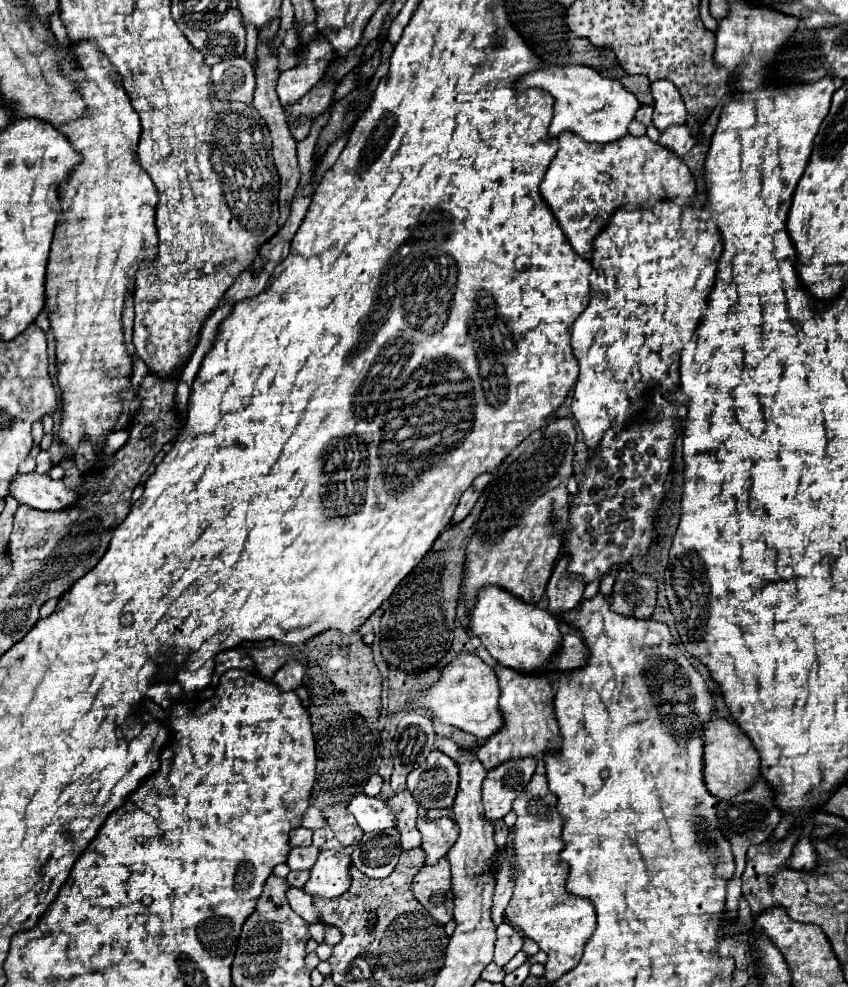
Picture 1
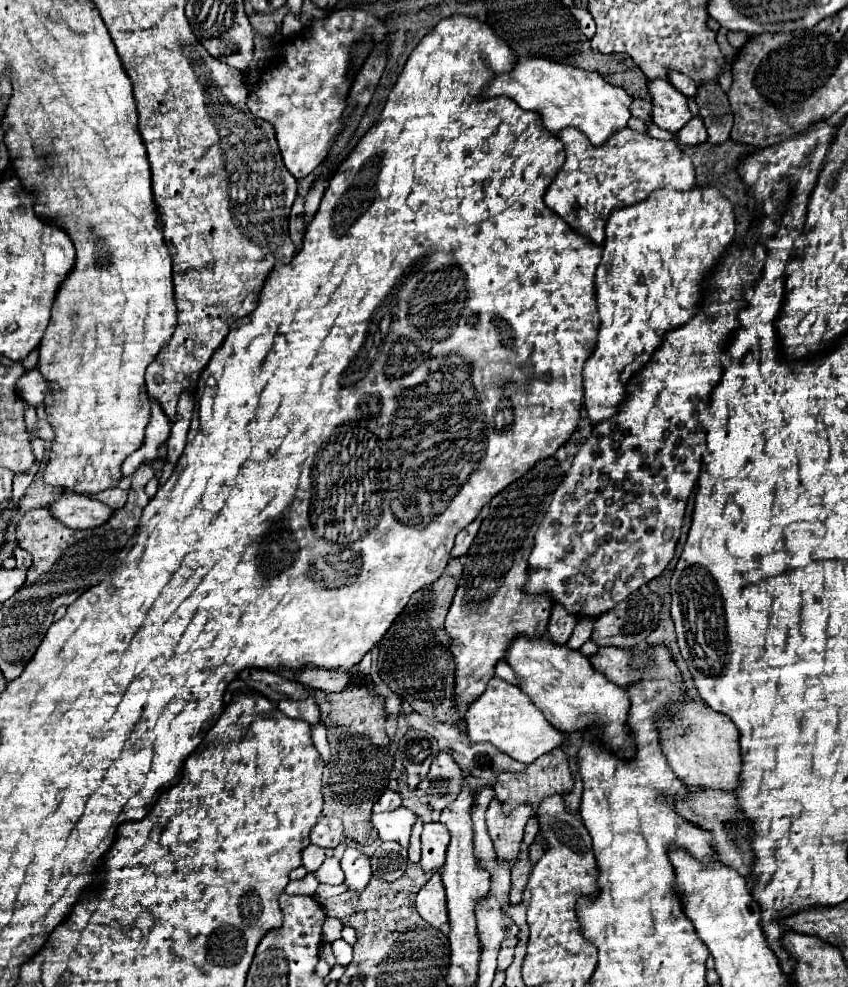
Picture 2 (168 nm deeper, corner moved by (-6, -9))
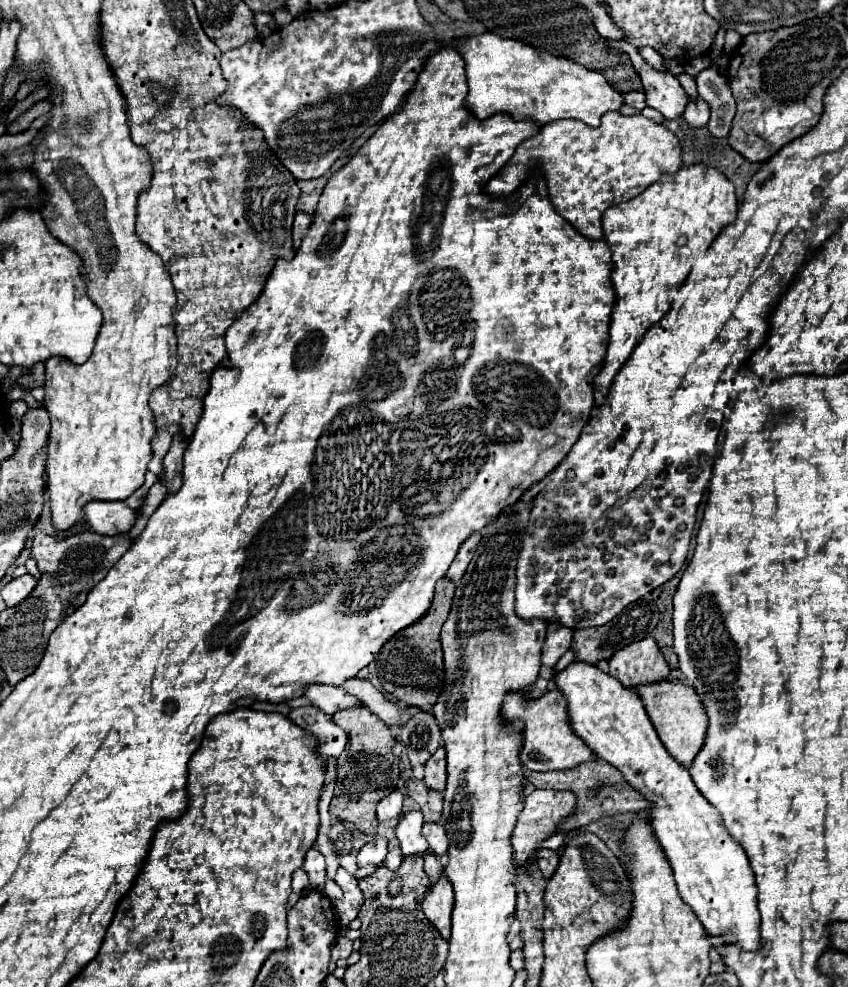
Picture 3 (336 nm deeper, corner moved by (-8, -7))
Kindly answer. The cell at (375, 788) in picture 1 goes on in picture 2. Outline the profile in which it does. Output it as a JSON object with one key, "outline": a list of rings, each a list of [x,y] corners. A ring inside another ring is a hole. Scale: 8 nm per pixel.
{"outline":[[[386,788],[384,792],[382,792],[382,796],[378,798],[378,802],[374,804],[374,812],[388,812],[388,810],[394,810],[394,808],[398,808],[402,804],[402,798],[400,798],[400,794],[398,792],[394,792],[394,790],[390,790],[390,788]]]}

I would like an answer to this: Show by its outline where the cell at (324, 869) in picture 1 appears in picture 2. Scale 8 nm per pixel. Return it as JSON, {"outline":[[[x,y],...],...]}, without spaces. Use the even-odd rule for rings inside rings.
{"outline":[[[346,848],[340,860],[340,868],[344,872],[344,884],[350,892],[362,892],[362,888],[366,888],[368,880],[372,878],[368,856],[356,848]]]}

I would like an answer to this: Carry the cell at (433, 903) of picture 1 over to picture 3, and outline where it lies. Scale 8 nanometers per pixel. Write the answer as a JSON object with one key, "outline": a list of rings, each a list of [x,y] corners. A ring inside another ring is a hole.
{"outline":[[[442,876],[438,880],[438,884],[434,886],[434,890],[430,894],[426,894],[426,898],[422,902],[422,910],[428,916],[428,920],[436,926],[440,936],[446,938],[446,940],[450,938],[452,908],[454,908],[452,884],[450,884],[450,880],[446,876]]]}

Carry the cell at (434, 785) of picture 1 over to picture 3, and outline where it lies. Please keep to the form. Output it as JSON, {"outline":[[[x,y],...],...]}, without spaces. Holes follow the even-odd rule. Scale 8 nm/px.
{"outline":[[[440,746],[426,762],[426,786],[436,790],[436,792],[444,792],[446,786],[446,762],[444,762],[446,754],[444,748]]]}

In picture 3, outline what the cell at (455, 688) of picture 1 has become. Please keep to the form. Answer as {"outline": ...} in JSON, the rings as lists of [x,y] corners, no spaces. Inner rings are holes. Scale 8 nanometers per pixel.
{"outline":[[[558,690],[546,692],[538,700],[526,700],[522,694],[510,694],[502,706],[504,720],[524,720],[524,748],[522,764],[534,772],[552,772],[552,770],[570,770],[594,758],[594,752],[586,746],[582,738],[574,734],[568,718],[568,702]]]}

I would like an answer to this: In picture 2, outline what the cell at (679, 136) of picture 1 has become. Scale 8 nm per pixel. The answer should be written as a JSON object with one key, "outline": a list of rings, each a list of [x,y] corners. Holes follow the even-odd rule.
{"outline":[[[694,116],[678,134],[676,134],[676,140],[680,144],[686,144],[686,146],[696,146],[696,144],[704,144],[708,140],[708,134],[706,134],[706,128],[704,128],[704,122],[700,116]]]}

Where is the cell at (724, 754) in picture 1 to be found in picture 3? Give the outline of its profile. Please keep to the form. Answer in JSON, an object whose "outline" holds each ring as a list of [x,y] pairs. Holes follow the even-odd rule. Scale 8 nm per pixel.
{"outline":[[[658,680],[652,684],[636,686],[636,694],[642,700],[666,750],[682,766],[690,766],[692,758],[700,752],[700,744],[704,742],[704,734],[706,734],[706,714],[704,714],[704,706],[702,706],[696,690],[682,682]]]}

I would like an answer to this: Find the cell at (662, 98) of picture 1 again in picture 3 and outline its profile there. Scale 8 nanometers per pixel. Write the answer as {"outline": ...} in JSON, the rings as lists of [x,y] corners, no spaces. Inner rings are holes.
{"outline":[[[604,39],[605,44],[619,51],[628,52],[634,70],[638,72],[644,94],[646,94],[646,104],[658,112],[662,112],[664,118],[674,120],[682,116],[684,106],[688,104],[688,94],[680,86],[678,78],[672,76],[670,72],[656,70],[648,62],[644,62],[638,54],[638,50],[627,41],[612,41]]]}

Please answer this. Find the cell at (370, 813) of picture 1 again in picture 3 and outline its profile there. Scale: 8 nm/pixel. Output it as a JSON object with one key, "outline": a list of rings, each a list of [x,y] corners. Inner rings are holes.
{"outline":[[[408,812],[396,826],[396,836],[404,856],[422,856],[428,852],[428,842],[422,836],[422,812]]]}

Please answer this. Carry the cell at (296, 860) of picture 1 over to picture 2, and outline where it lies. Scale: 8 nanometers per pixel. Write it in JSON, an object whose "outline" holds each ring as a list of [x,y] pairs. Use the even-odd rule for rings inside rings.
{"outline":[[[330,856],[324,860],[324,864],[314,872],[318,882],[326,882],[326,884],[342,884],[342,870],[338,864],[338,858]]]}

